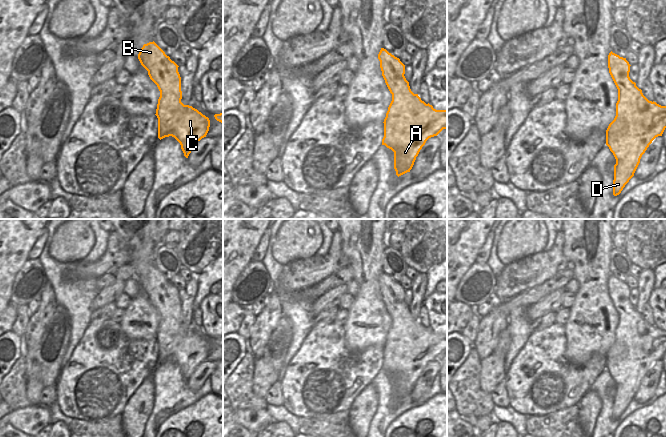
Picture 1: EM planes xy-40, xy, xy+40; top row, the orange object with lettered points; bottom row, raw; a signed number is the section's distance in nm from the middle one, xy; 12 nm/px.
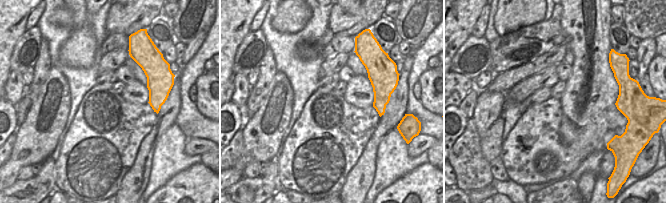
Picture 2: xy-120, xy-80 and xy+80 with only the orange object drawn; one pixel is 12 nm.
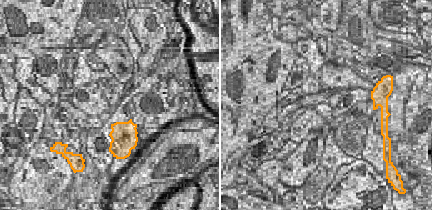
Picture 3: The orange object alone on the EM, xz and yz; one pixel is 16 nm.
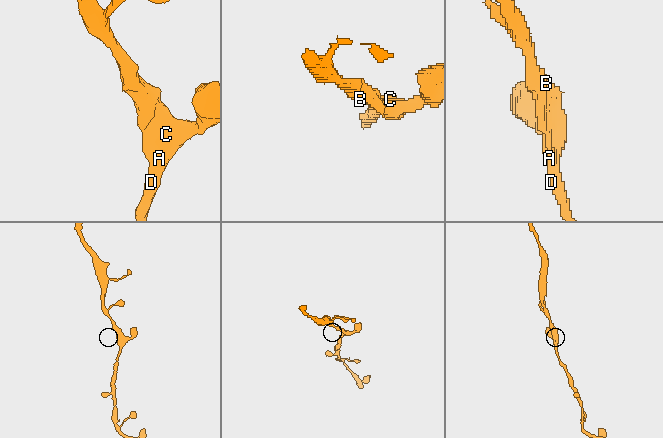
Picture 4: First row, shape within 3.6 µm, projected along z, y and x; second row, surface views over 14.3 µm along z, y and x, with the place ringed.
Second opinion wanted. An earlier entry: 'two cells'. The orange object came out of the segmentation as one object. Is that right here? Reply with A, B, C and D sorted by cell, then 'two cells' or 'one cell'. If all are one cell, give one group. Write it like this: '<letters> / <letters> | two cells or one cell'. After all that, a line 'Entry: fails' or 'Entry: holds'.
A B C D | one cell
Entry: fails

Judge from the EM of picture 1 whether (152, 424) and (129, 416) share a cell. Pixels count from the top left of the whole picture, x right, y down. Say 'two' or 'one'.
two

